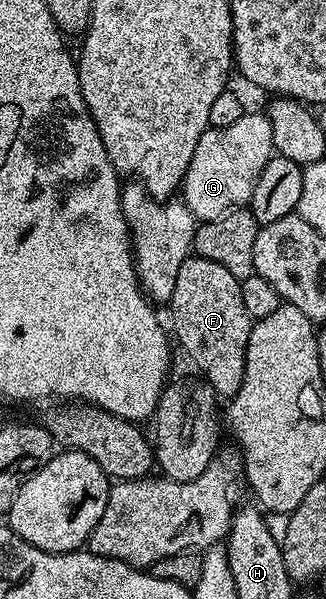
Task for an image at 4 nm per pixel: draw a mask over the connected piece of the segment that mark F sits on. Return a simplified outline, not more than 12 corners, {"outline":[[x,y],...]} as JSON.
{"outline":[[190,255],[169,308],[218,398],[243,381],[253,329],[238,278]]}

